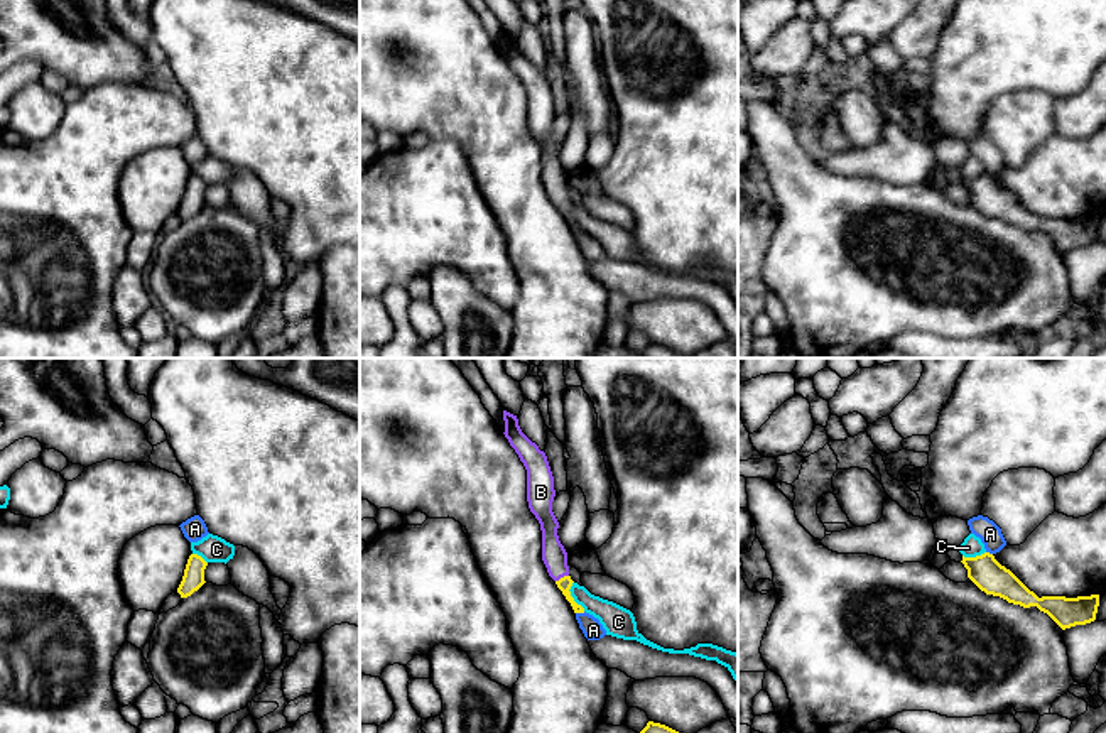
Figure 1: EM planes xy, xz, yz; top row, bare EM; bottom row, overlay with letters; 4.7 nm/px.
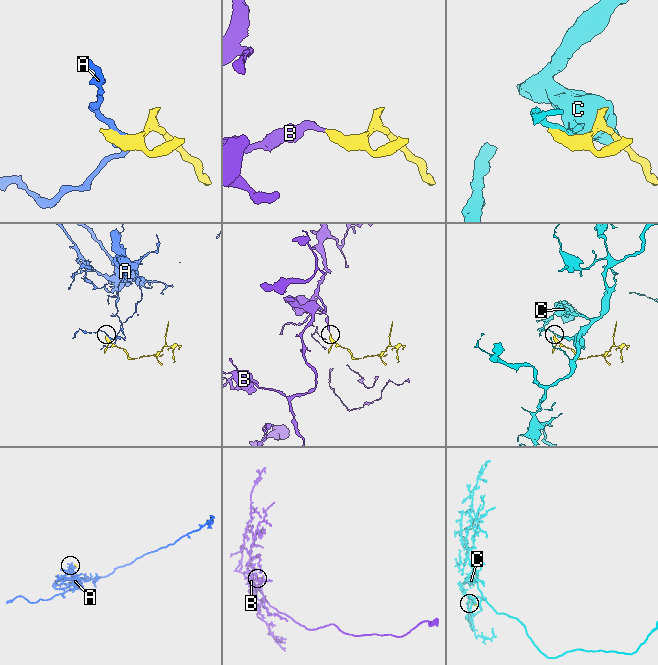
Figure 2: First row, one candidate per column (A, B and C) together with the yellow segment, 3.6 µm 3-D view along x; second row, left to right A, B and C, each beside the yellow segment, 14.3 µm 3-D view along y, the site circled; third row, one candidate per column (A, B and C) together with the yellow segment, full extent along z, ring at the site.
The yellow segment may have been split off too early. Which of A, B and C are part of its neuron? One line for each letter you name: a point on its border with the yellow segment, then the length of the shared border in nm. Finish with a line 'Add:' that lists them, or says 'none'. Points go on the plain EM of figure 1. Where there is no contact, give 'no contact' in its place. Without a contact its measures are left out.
B: meets yellow in xz at (561, 200); contact 70 nm long
Add: B

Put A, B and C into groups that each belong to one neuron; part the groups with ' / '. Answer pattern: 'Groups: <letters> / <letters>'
Groups: A / B / C

